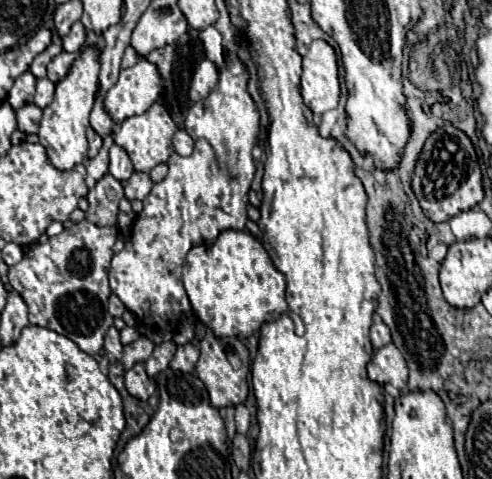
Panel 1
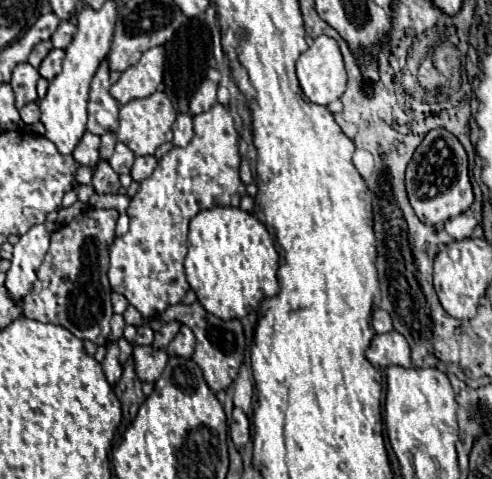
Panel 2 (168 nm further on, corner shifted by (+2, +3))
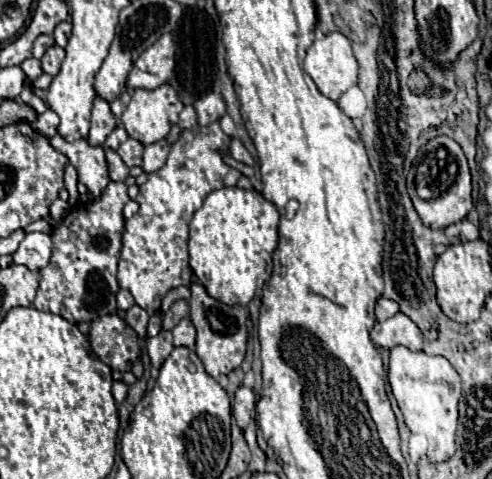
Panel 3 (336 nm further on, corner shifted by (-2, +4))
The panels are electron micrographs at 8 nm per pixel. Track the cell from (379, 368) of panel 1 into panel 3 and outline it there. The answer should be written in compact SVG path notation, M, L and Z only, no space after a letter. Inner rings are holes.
M402 312L394 314L392 318L384 322L376 322L370 338L376 346L392 348L398 344L404 344L410 350L422 350L422 332L420 328Z

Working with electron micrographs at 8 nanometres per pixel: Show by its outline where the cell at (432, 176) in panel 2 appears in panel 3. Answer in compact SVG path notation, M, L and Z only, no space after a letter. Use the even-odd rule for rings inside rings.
M436 136L418 150L414 166L408 172L408 194L420 220L428 228L446 228L466 218L474 206L472 182L466 156L456 140L448 136Z

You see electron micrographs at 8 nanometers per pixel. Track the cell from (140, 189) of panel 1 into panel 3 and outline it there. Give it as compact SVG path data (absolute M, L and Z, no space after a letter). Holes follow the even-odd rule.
M162 138L160 142L154 142L152 146L146 146L144 148L144 166L142 170L144 172L156 172L164 166L166 158L168 158L168 152L170 152L170 144L166 138Z

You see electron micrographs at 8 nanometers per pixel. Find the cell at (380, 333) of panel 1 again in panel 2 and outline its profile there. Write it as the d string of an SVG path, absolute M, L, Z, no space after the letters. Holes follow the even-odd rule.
M376 309L372 315L372 327L376 333L388 333L392 331L392 321L390 315L384 309Z

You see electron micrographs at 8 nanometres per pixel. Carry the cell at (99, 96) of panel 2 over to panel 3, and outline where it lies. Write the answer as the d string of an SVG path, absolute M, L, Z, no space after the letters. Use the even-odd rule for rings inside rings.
M96 98L94 108L92 108L92 126L90 126L90 134L88 134L90 146L102 146L106 136L116 126L118 126L118 120L112 116L108 102L104 102L102 98Z

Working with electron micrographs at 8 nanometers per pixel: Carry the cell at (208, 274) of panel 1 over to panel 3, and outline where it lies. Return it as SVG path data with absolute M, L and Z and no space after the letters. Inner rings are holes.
M224 186L212 190L204 204L194 212L190 220L190 266L198 282L208 290L208 294L224 304L248 304L256 288L260 288L272 276L272 252L278 244L278 220L280 214L272 202L268 202L258 190Z

